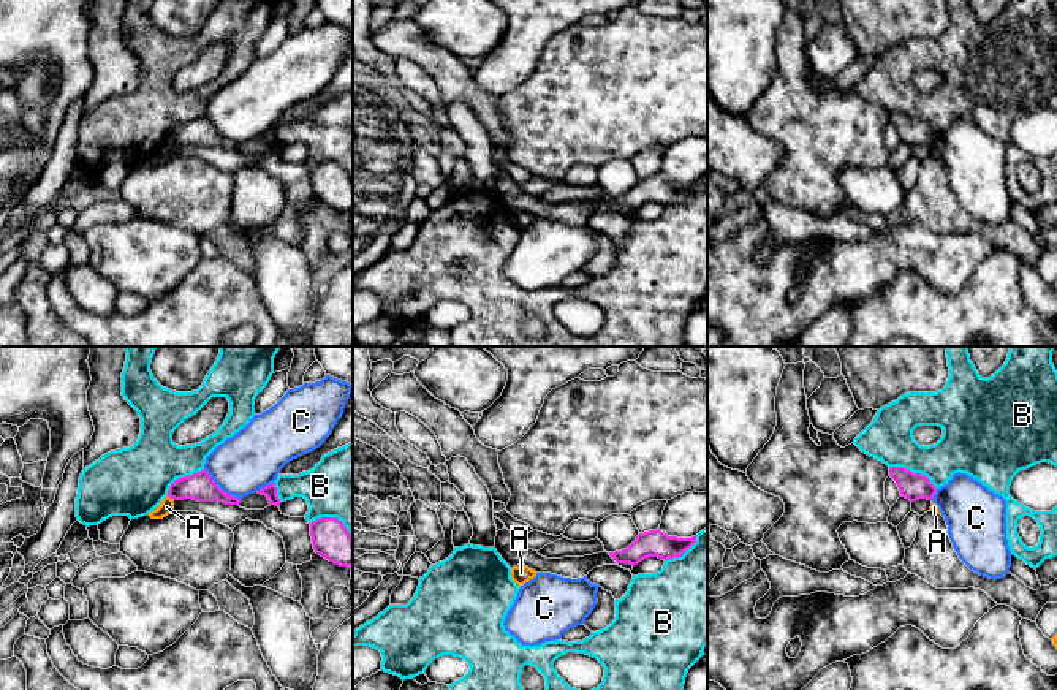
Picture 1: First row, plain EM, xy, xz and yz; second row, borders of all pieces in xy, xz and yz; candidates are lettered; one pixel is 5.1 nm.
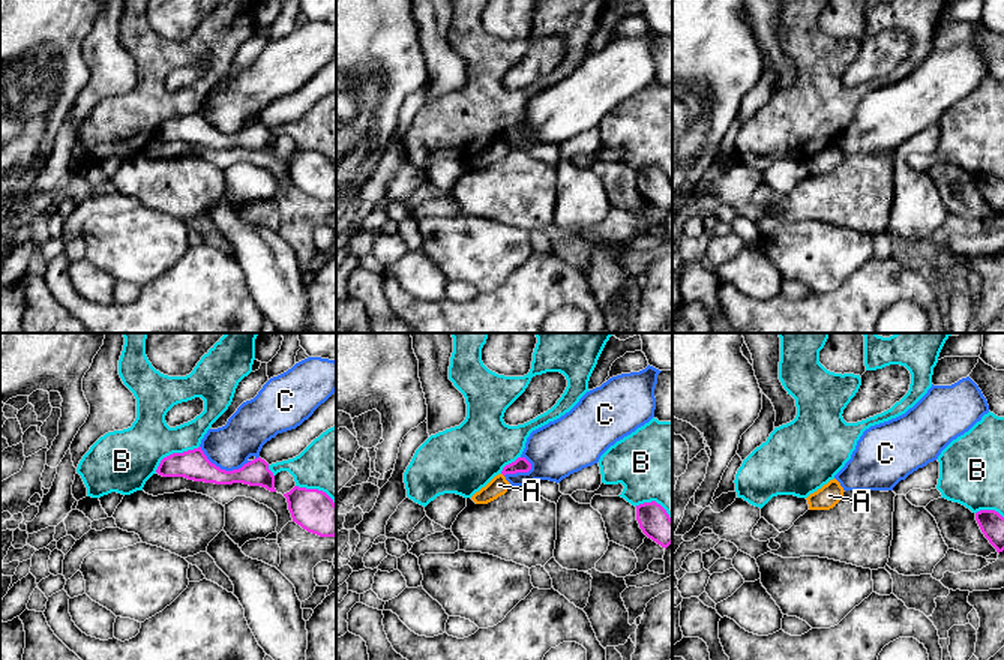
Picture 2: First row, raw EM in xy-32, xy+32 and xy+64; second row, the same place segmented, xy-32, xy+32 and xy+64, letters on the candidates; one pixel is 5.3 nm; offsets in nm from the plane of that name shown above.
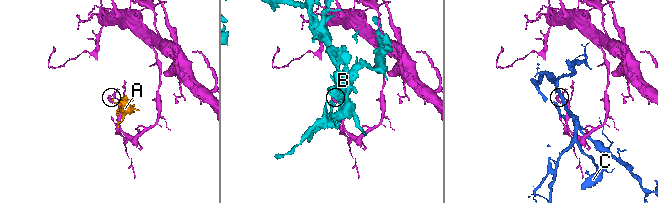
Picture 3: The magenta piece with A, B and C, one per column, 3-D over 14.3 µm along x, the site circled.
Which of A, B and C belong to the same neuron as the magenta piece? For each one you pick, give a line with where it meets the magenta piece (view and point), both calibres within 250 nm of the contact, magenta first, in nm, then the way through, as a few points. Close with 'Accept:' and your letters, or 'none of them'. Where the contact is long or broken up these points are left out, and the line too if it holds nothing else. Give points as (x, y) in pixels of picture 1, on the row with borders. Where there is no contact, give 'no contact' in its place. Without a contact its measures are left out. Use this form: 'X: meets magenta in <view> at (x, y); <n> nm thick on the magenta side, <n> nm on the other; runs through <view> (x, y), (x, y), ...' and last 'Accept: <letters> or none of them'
Accept: none of them

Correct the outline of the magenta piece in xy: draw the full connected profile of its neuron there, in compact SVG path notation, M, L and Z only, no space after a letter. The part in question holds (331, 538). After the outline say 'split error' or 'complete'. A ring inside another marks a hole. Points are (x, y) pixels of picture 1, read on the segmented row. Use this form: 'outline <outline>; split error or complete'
outline M337 518L310 522L312 544L316 554L340 567L353 567L353 536Z; complete

